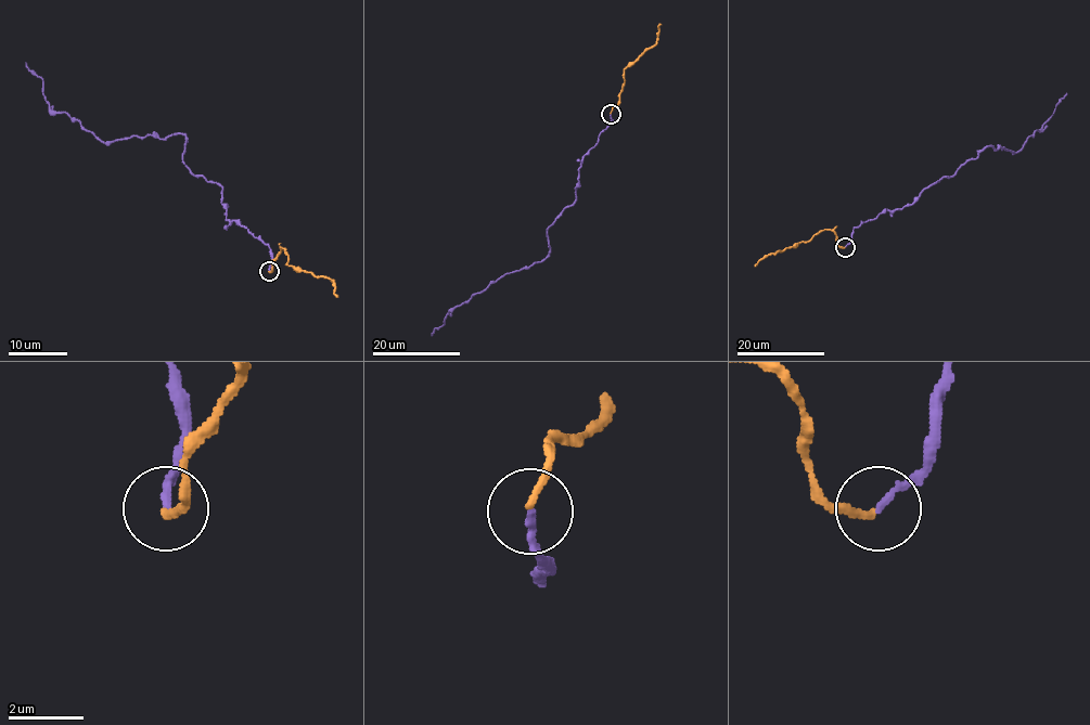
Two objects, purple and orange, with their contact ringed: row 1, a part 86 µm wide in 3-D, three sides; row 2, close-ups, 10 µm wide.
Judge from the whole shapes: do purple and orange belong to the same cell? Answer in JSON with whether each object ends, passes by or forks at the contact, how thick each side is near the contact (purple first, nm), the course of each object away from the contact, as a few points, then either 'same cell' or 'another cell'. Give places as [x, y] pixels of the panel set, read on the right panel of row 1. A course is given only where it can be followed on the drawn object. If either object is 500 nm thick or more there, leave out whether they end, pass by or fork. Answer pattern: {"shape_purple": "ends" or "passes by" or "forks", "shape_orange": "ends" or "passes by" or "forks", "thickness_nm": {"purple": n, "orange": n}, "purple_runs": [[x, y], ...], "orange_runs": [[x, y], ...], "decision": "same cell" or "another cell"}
{"shape_purple": "ends", "shape_orange": "ends", "thickness_nm": {"purple": 200, "orange": 200}, "purple_runs": [[845, 246], [853, 230], [886, 209], [910, 205], [986, 147], [1018, 152], [1066, 93]], "orange_runs": [[845, 246], [838, 244], [833, 231], [824, 229], [810, 240], [765, 255], [754, 266]], "decision": "same cell"}

